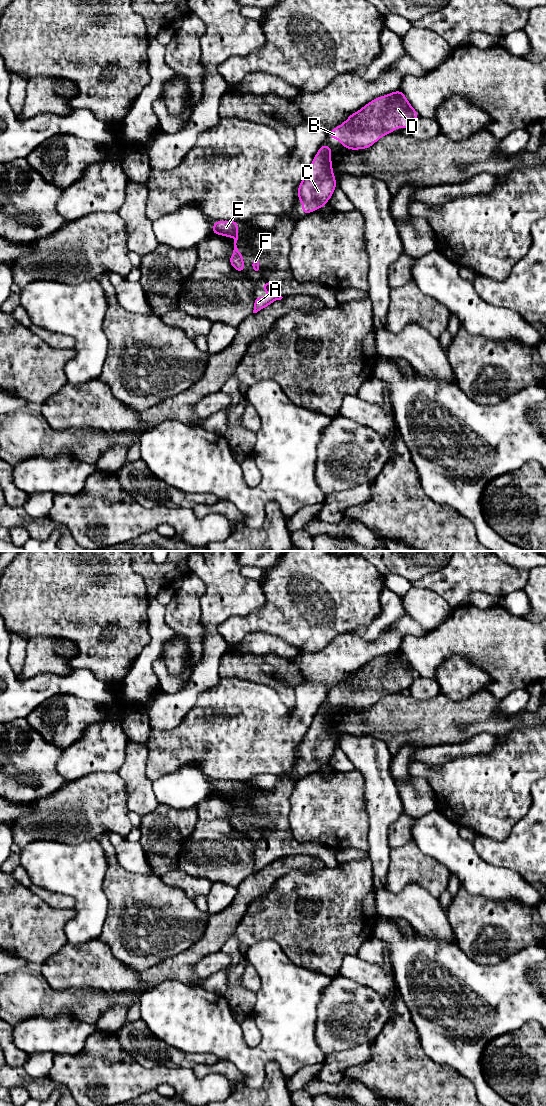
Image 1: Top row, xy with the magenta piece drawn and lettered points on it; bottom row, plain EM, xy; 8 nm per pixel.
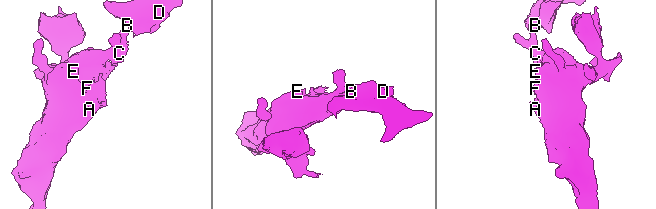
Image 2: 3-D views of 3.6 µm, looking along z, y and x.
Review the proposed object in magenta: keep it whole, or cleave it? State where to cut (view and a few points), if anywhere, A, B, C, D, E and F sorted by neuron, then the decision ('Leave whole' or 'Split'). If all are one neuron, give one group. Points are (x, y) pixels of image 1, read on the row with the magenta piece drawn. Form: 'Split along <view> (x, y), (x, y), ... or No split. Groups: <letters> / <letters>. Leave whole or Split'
No split. Groups: A B C D E F. Leave whole

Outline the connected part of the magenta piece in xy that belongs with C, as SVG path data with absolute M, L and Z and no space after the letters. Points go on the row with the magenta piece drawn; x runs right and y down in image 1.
M323 143L298 186L298 201L302 202L304 215L325 206L337 187L330 158L333 151L334 149Z

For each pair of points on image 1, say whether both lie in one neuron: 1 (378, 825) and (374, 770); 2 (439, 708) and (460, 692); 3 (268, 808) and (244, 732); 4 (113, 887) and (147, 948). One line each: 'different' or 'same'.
1: same
2: different
3: different
4: same

